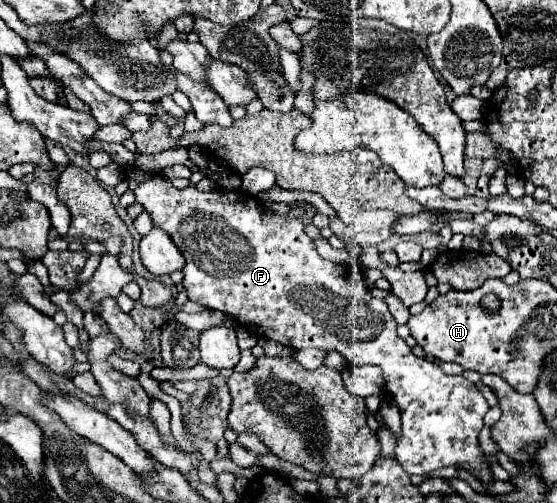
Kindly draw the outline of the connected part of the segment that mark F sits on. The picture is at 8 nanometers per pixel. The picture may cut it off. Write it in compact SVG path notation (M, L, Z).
M151 173L149 179L145 181L135 181L135 179L129 179L127 177L127 183L129 183L129 189L133 191L135 195L135 201L139 205L143 205L143 209L151 215L151 221L153 221L153 227L159 227L161 231L165 231L171 241L177 245L177 249L183 253L185 257L185 269L183 269L183 289L187 293L187 297L207 309L215 309L215 311L223 311L225 315L233 317L235 321L239 321L241 325L245 325L249 331L253 331L255 335L259 337L267 337L267 339L273 339L273 341L279 341L281 345L285 347L291 347L291 349L307 349L307 347L317 347L317 349L323 349L323 351L339 351L347 363L351 365L377 365L381 367L383 371L383 381L385 381L385 387L387 387L387 393L395 399L397 407L399 407L399 413L401 413L401 421L403 421L403 437L397 441L397 449L395 449L395 459L399 461L399 465L409 473L409 475L425 475L425 473L431 473L435 469L441 469L441 467L457 467L457 469L463 469L463 471L469 471L471 475L479 477L479 481L487 487L489 485L489 477L491 477L491 471L489 471L489 463L485 461L483 457L483 451L479 447L479 441L477 441L477 435L479 431L483 429L483 417L485 413L489 411L489 405L485 401L485 397L477 391L477 387L467 381L465 377L461 375L445 375L441 371L441 367L437 363L431 363L427 359L421 359L417 357L411 347L397 335L397 323L393 319L393 315L389 313L387 305L383 299L377 299L371 295L369 289L365 289L363 285L362 273L351 273L351 269L347 269L345 265L337 265L337 263L331 263L331 261L325 261L317 255L315 251L315 245L313 245L313 239L305 235L303 231L303 223L301 219L287 219L287 217L277 217L277 215L271 215L263 209L263 205L249 193L243 193L243 191L225 191L225 189L215 189L215 191L209 191L209 193L201 193L197 191L195 185L189 185L187 189L175 189L173 183L165 177L161 177L159 173Z

